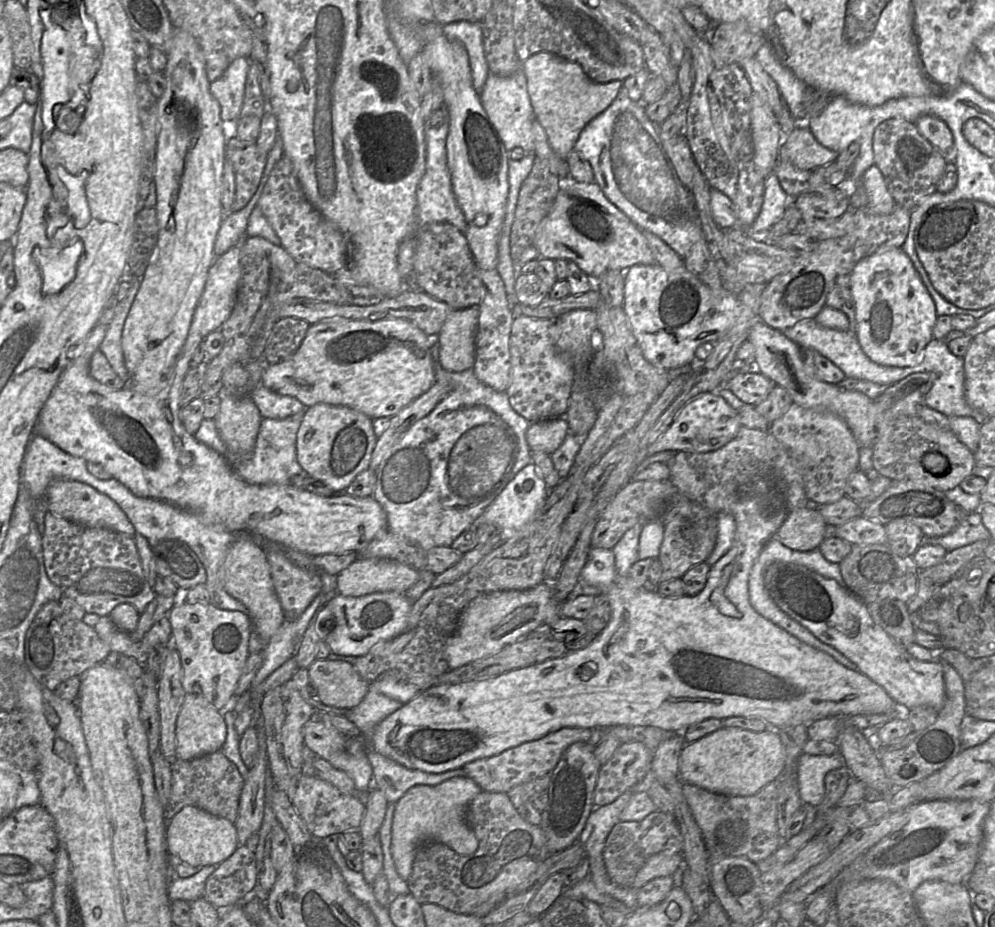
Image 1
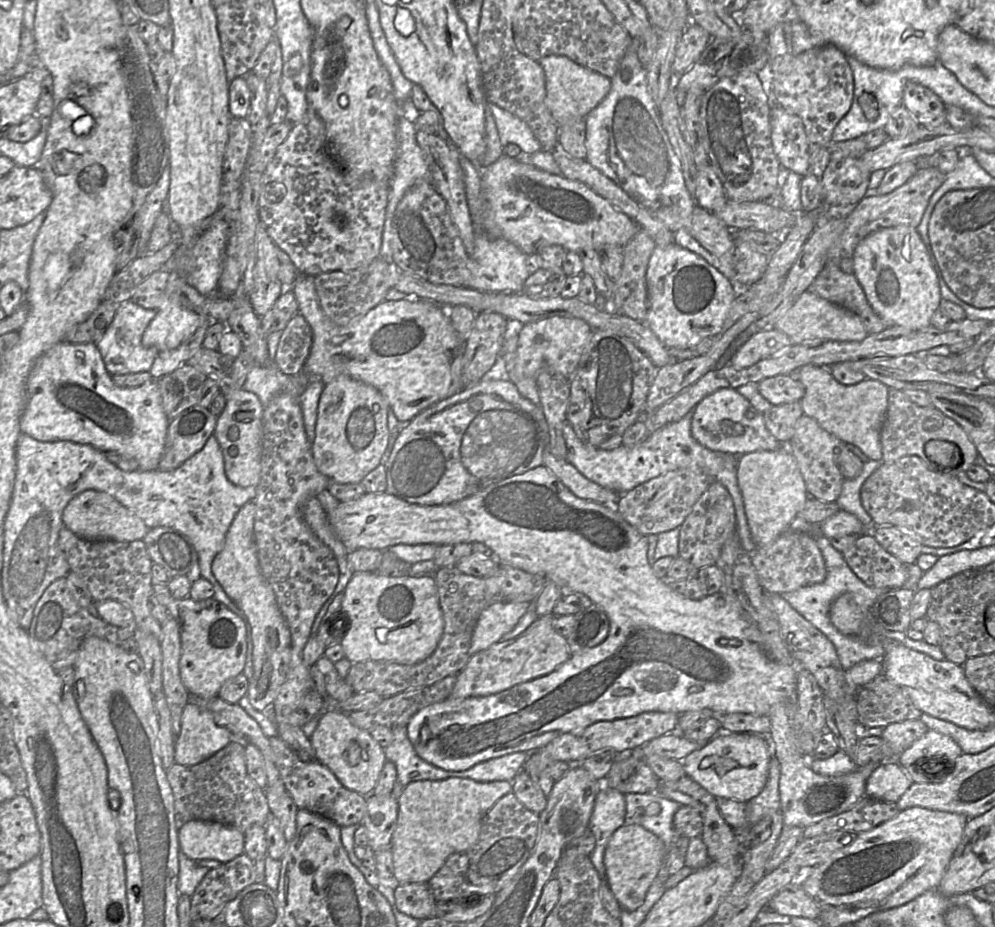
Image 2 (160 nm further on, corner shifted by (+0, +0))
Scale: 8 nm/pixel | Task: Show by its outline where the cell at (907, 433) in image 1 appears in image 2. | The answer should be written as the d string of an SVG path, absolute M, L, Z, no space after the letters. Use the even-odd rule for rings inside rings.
M889 388L887 411L880 433L882 449L882 463L890 463L904 456L915 455L920 457L925 465L932 471L942 471L958 478L961 471L967 472L974 464L977 450L964 429L953 419L944 415L941 411L930 405L921 407L911 402L897 389ZM930 440L943 440L952 442L960 450L960 460L954 467L941 467L931 462L924 453L924 446Z

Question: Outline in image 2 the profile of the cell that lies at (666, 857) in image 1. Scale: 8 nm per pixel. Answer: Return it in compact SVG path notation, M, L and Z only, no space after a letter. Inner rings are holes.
M623 825L613 833L606 846L603 863L606 882L621 909L634 911L643 904L667 853L662 840L640 825Z

